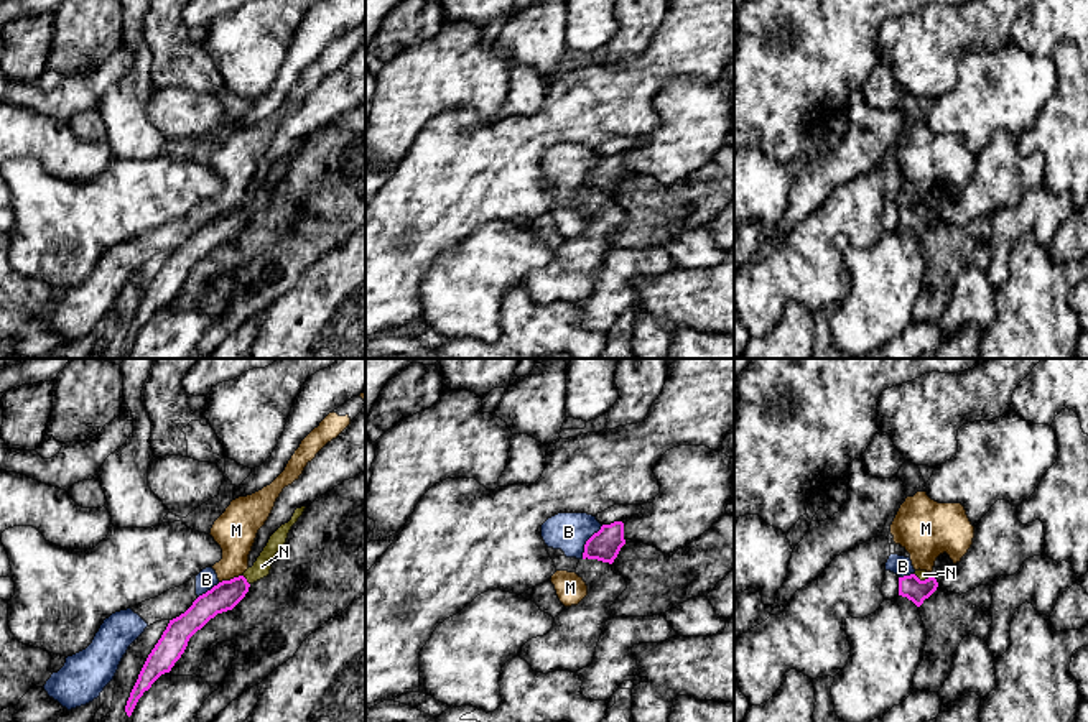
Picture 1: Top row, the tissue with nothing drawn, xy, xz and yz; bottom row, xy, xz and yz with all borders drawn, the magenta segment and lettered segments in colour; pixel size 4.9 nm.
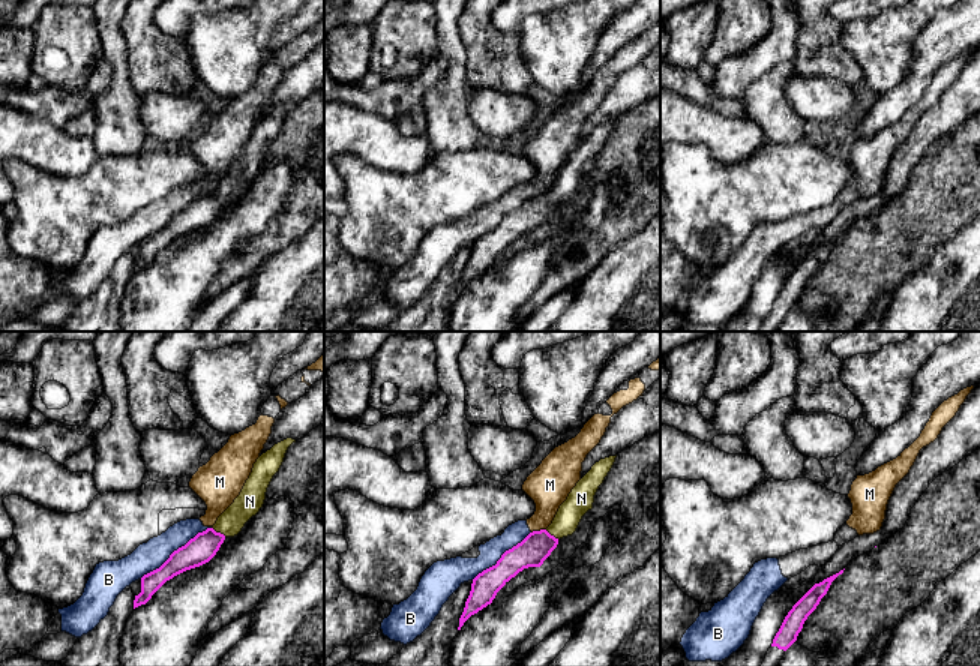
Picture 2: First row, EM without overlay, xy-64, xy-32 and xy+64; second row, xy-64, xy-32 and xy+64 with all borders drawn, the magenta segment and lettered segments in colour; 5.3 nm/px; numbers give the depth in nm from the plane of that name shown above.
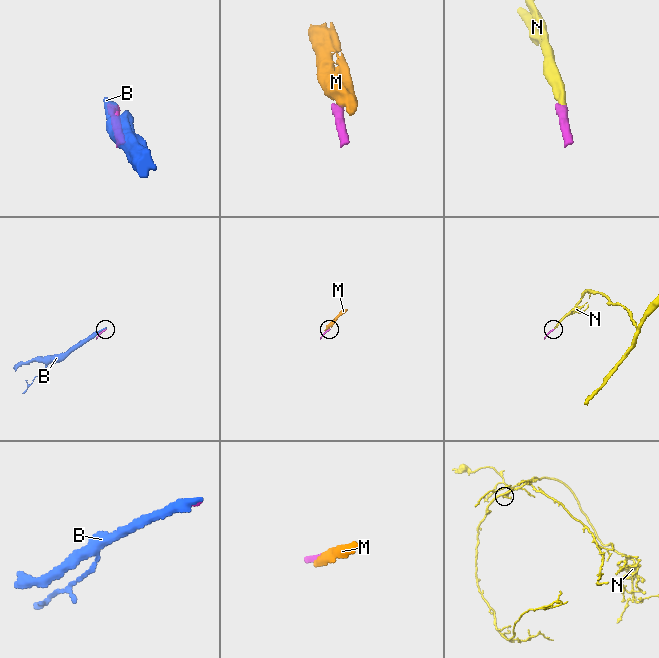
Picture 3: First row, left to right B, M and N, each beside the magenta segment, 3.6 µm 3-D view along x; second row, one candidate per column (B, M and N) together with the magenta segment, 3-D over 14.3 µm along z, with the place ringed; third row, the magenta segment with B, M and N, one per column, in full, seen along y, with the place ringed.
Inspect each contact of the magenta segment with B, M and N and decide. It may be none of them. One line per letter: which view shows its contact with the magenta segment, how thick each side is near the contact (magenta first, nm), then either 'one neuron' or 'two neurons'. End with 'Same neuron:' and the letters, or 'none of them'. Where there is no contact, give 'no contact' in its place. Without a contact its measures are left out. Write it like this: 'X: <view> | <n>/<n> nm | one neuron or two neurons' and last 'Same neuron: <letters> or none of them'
B: xz | 150/190 nm | two neurons
M: xy | 140/200 nm | two neurons
N: xy | 140/90 nm | one neuron
Same neuron: N

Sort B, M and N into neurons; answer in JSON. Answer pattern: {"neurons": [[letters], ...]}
{"neurons": [["B", "M"], ["N"]]}

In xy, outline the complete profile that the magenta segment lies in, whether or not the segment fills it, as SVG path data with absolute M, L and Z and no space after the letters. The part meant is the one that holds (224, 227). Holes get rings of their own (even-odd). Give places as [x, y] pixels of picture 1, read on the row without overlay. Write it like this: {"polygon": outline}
{"polygon": "M306 138L296 140L291 151L281 156L268 171L267 178L252 199L242 207L222 212L206 225L199 227L193 237L179 248L170 252L161 270L148 286L138 311L130 324L125 344L130 349L138 331L165 304L170 304L174 294L184 285L189 270L201 261L217 245L232 242L249 224L249 219L270 206L277 184L286 174L291 158L303 146Z"}

